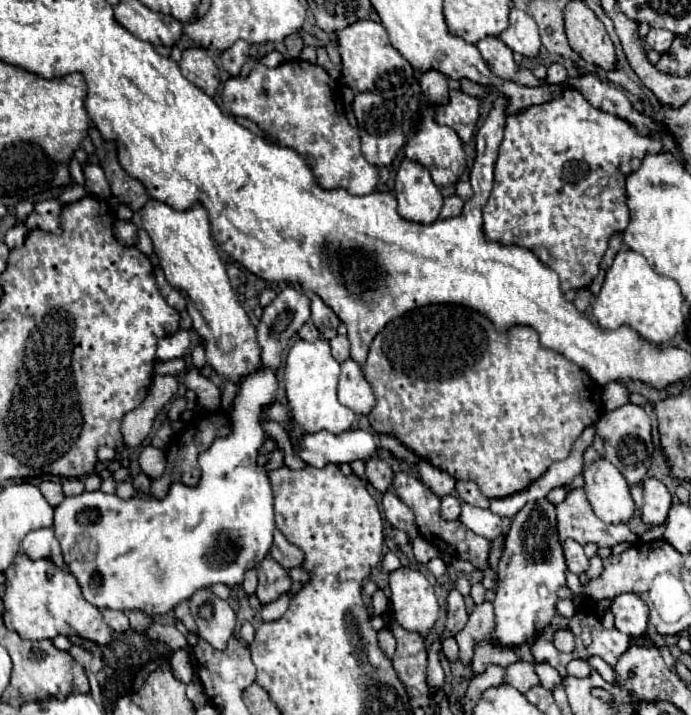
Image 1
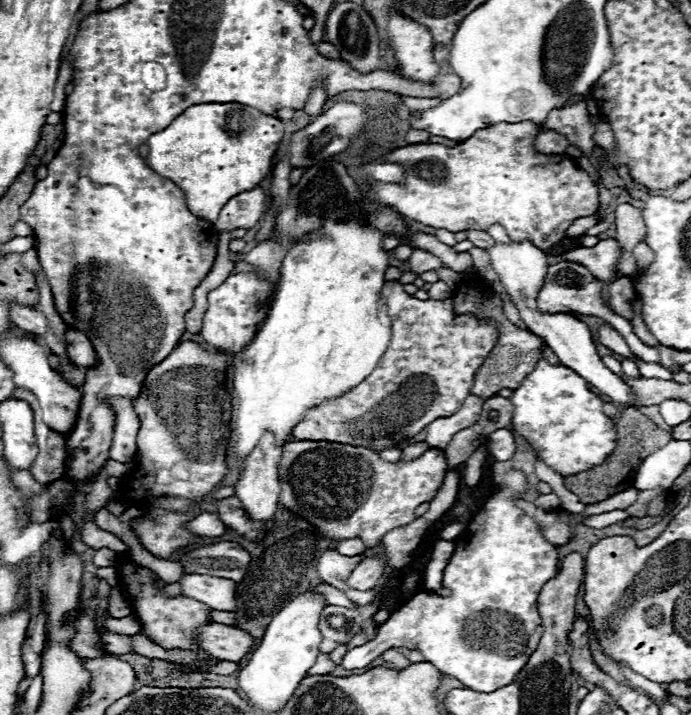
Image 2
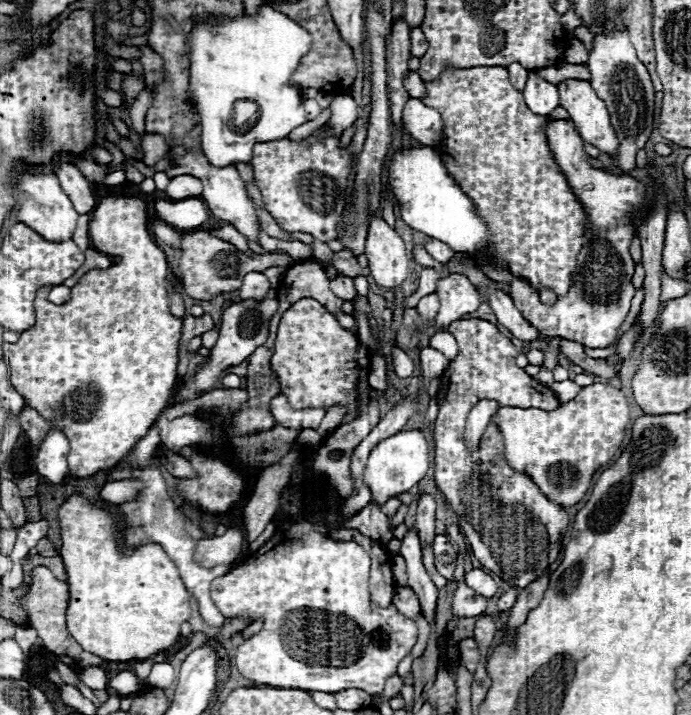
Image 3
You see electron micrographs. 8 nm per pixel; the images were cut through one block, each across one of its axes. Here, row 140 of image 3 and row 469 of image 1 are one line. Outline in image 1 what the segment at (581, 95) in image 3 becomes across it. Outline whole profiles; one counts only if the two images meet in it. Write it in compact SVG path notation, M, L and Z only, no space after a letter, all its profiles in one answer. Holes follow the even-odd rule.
M606 458L584 468L584 490L594 508L594 514L610 524L626 524L634 512L630 486L620 470Z

